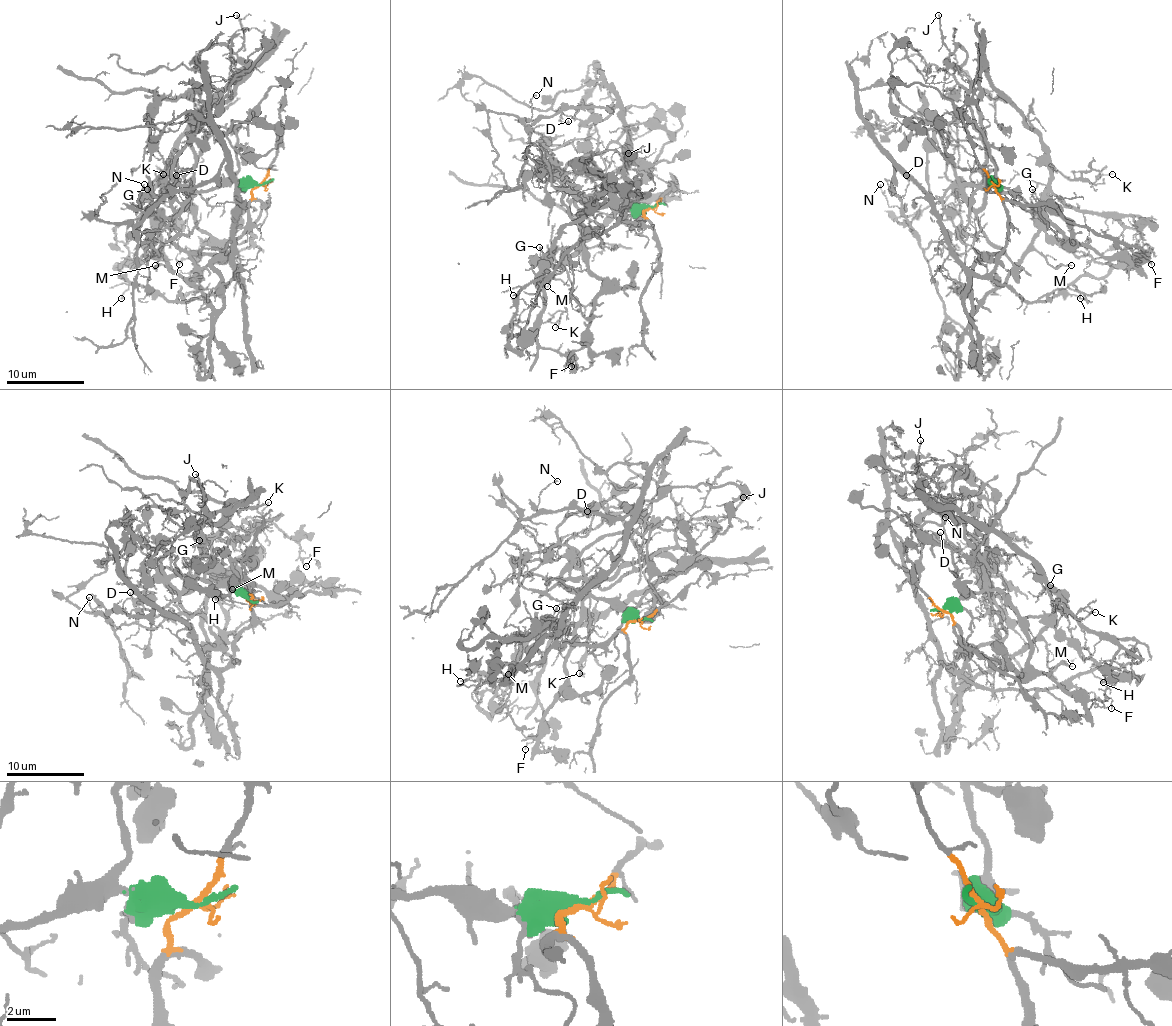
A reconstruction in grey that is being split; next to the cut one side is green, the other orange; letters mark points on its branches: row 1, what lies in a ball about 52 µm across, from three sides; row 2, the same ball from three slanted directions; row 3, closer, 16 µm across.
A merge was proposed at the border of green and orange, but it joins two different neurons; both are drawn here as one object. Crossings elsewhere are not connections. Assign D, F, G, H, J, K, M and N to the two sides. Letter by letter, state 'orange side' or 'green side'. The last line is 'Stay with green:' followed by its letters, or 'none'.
D: orange side
F: green side
G: green side
H: orange side
J: green side
K: green side
M: green side
N: orange side
Stay with green: F, G, J, K, M

